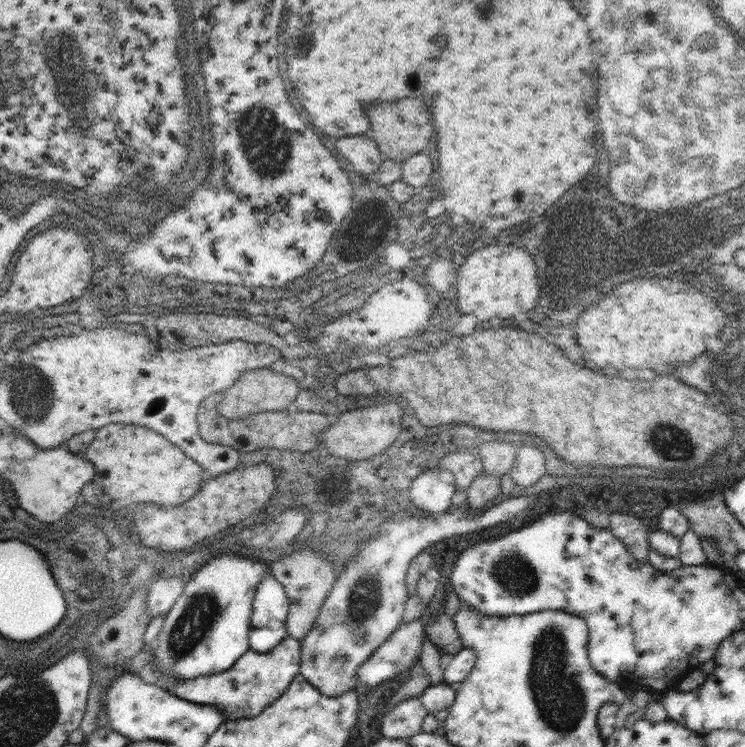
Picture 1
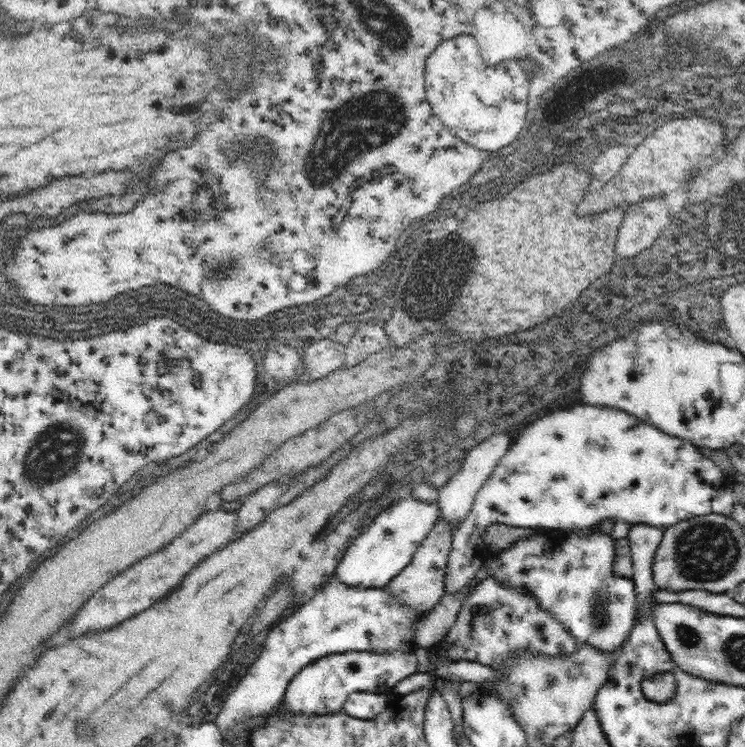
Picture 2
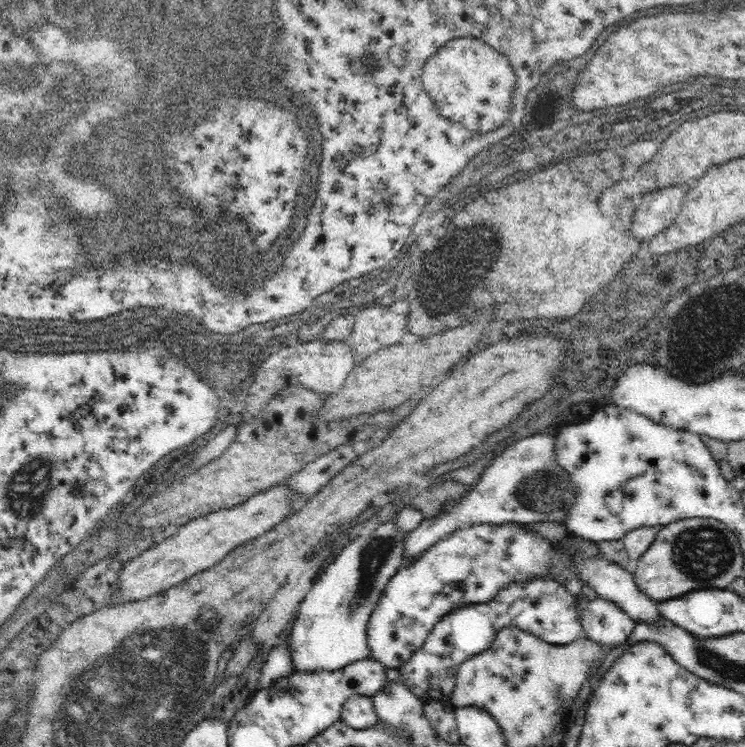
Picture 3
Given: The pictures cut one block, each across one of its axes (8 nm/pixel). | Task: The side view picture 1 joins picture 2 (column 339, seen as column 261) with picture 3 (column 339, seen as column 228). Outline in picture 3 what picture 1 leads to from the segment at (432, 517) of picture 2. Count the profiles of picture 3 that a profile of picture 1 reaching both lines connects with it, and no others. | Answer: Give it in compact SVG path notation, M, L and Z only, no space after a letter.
M388 520L380 524L370 536L360 536L352 540L350 546L342 550L342 554L326 568L326 572L314 582L312 590L300 604L300 612L296 622L290 626L290 638L286 642L288 654L292 656L294 670L292 674L298 672L332 672L332 670L344 670L350 664L356 664L358 660L372 658L370 646L368 646L368 622L372 612L378 606L378 600L388 586L388 582L396 576L400 566L404 566L404 538L406 534L398 530L394 520Z

